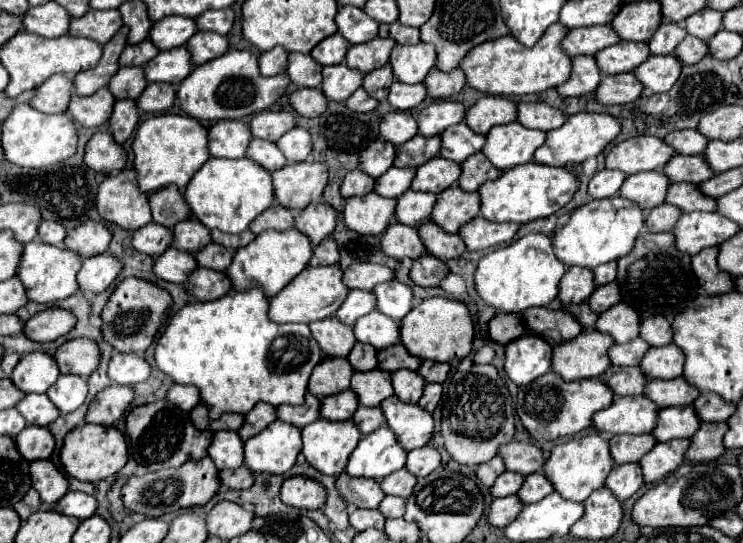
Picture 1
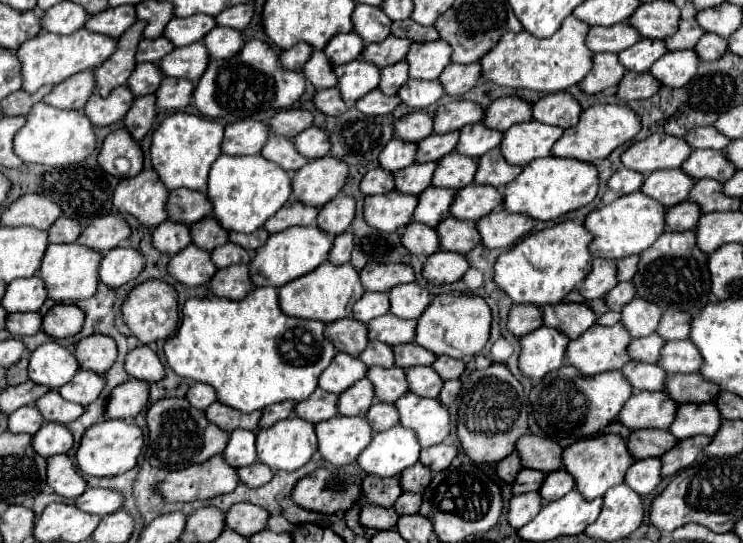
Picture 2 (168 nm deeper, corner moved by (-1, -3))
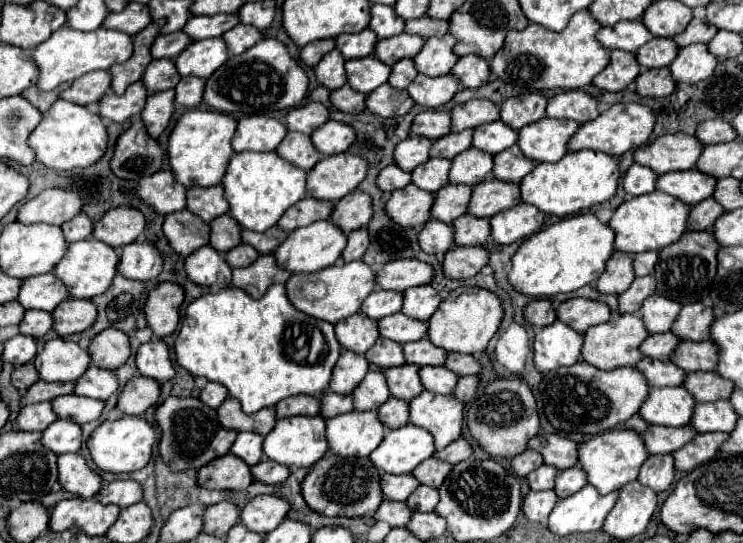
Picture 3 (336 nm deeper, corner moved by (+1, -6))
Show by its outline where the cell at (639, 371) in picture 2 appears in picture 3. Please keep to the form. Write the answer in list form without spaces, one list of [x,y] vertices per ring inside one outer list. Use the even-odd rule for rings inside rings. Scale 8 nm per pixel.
[[[643,358],[635,368],[645,376],[647,384],[651,388],[681,386],[681,382],[685,378],[685,372],[669,360],[663,362],[663,360],[653,360],[653,358]]]

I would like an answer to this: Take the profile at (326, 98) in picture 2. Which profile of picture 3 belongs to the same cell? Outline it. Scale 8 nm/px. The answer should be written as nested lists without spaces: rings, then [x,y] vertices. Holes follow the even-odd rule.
[[[349,84],[333,90],[329,100],[331,100],[331,106],[335,106],[337,110],[347,112],[347,114],[359,114],[365,110],[365,96],[355,94],[355,90],[351,90]]]

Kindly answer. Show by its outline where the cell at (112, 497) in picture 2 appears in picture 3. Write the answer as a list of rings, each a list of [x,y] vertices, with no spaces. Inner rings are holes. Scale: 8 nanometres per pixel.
[[[115,480],[107,486],[103,486],[97,494],[97,500],[101,504],[115,504],[119,508],[127,508],[135,502],[139,502],[143,496],[141,486],[133,480]]]

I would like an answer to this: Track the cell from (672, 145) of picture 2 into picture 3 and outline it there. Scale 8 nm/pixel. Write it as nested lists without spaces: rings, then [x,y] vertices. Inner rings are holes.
[[[677,132],[659,136],[651,144],[637,148],[633,158],[637,164],[649,166],[655,170],[655,174],[661,176],[665,172],[695,168],[695,162],[701,152],[703,146],[695,136]]]

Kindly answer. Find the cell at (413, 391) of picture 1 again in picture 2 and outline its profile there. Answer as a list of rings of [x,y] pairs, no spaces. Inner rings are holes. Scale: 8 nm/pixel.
[[[425,365],[409,367],[407,379],[409,379],[411,393],[415,393],[419,397],[437,397],[443,387],[443,379],[437,375],[437,371],[433,371],[433,367],[425,367]]]

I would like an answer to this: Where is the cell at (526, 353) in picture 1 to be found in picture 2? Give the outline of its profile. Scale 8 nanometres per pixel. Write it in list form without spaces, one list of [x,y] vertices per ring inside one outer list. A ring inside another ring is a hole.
[[[539,327],[521,337],[519,369],[529,379],[541,379],[565,363],[567,335],[553,327]]]

